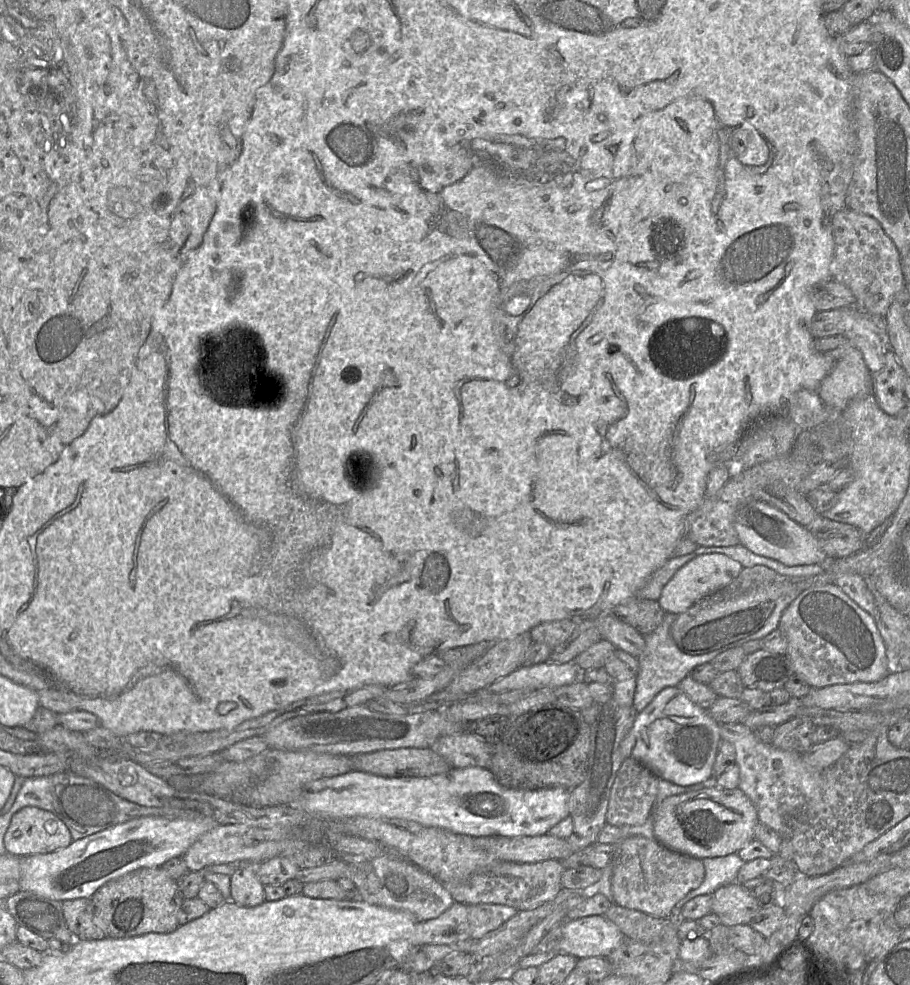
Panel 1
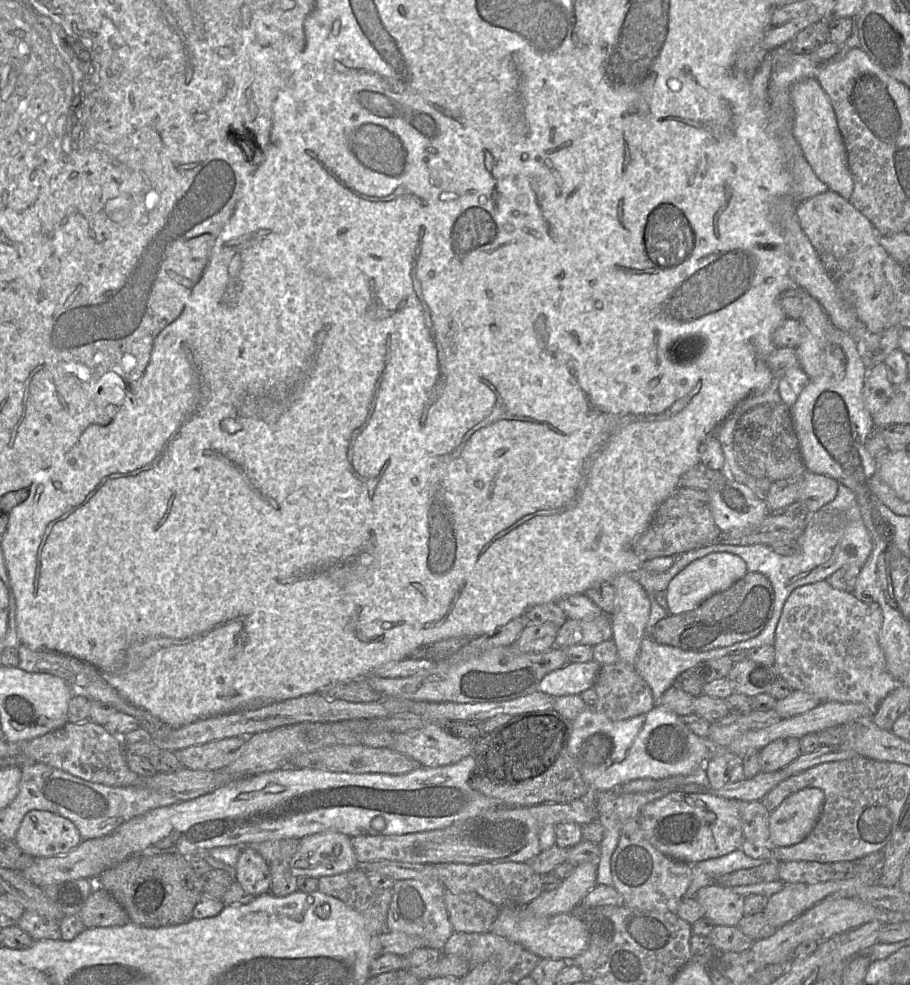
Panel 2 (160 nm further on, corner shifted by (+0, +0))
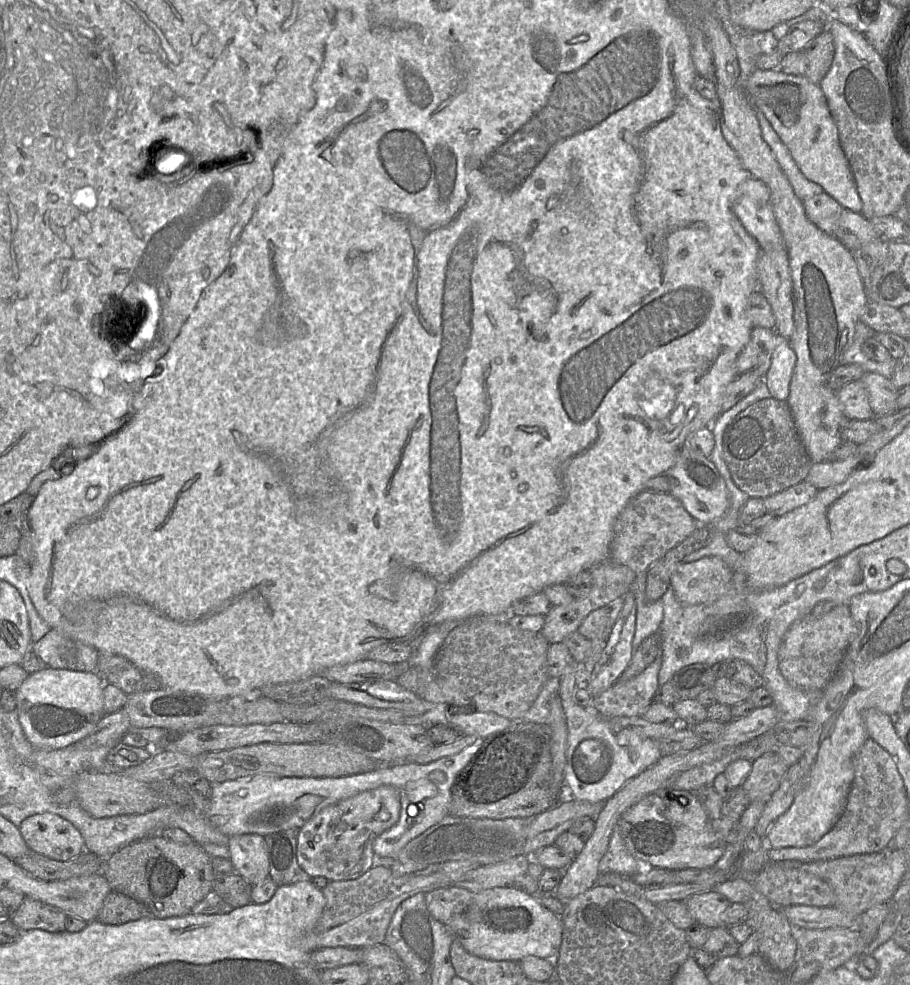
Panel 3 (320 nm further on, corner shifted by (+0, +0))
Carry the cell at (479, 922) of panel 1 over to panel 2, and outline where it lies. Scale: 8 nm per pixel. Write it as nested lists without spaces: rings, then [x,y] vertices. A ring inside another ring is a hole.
[[[446,890],[445,906],[455,932],[486,933],[498,917],[500,908],[474,892]]]

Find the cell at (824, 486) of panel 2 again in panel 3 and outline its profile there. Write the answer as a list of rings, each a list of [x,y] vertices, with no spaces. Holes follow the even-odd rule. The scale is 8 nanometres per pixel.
[[[803,480],[783,491],[764,498],[767,513],[775,517],[790,512],[812,500],[819,490]]]

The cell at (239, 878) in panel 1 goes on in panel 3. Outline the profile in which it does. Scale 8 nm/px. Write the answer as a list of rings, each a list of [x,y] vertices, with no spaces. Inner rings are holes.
[[[240,834],[229,837],[228,850],[234,870],[252,886],[269,876],[269,860],[265,837]]]

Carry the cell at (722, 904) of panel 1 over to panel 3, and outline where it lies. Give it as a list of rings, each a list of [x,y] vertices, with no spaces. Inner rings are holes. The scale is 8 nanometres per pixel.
[[[713,890],[693,894],[684,902],[694,920],[709,929],[722,927],[722,915],[731,905],[726,896]]]

